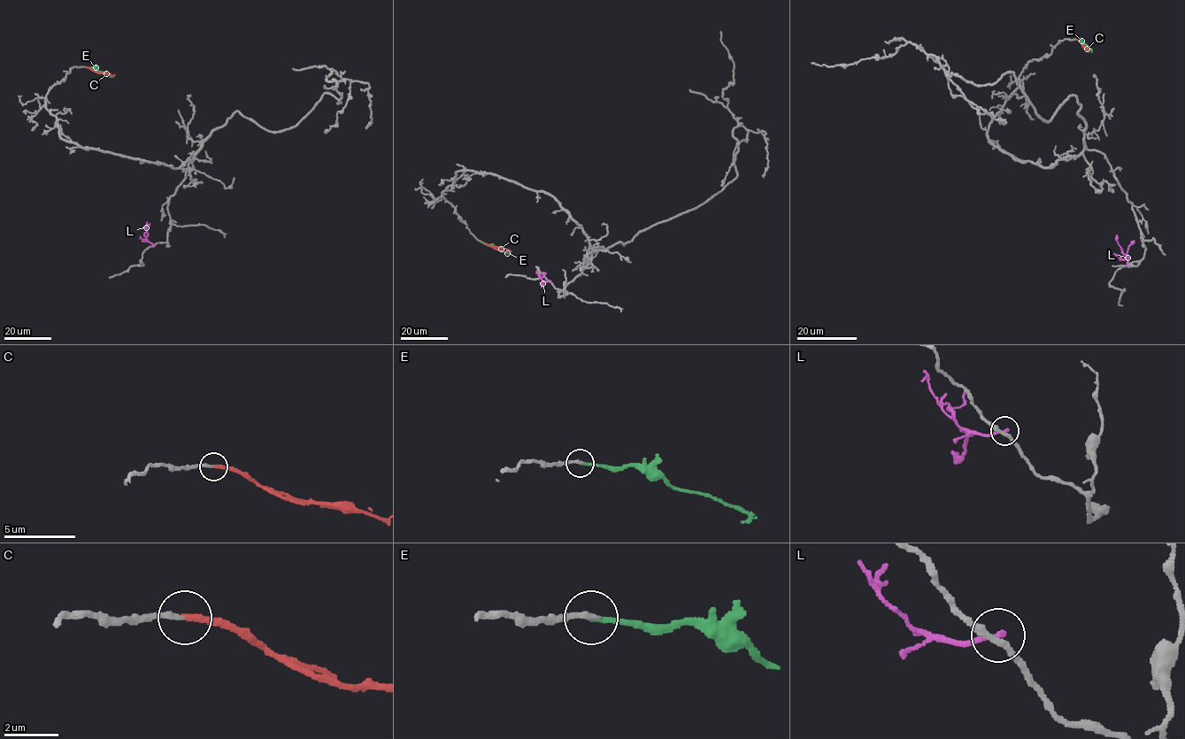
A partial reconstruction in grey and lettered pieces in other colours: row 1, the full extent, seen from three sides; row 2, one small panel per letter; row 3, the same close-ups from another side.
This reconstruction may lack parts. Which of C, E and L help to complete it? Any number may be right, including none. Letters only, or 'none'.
C

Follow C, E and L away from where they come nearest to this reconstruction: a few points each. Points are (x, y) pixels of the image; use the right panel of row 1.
C: (1077, 39), (1088, 50)
E: (1077, 39), (1091, 51)
L: (1127, 265), (1126, 256), (1116, 239), (1117, 234)

